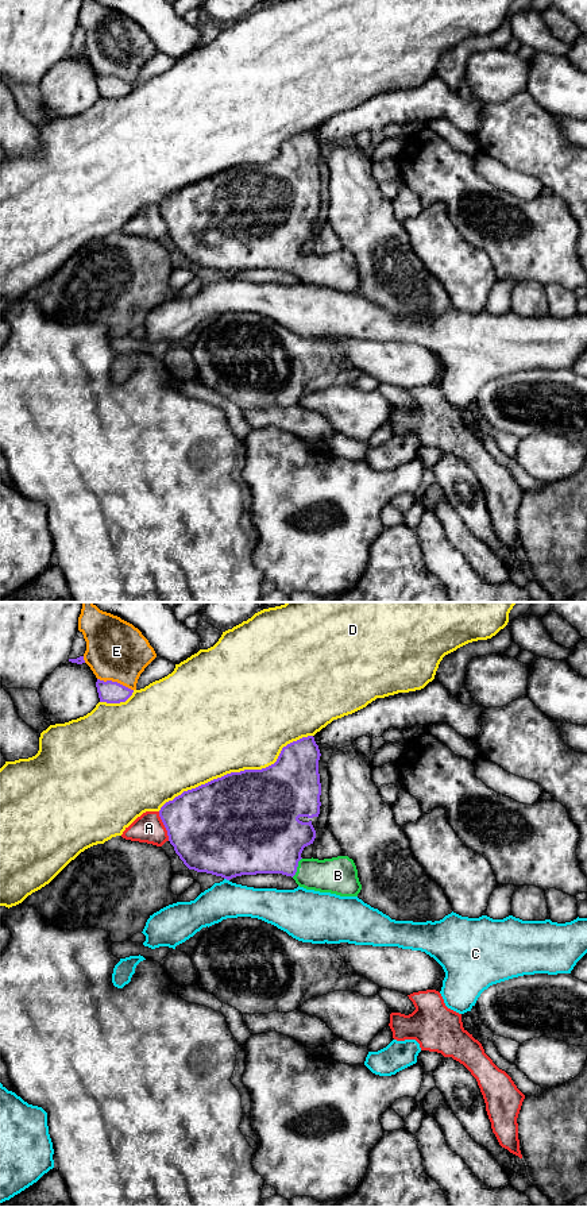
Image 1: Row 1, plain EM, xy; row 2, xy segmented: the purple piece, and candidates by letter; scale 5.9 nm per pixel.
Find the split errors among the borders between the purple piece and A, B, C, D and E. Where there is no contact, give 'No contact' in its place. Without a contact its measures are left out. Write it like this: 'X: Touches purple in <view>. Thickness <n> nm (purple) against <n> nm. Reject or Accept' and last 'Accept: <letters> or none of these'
A: Touches purple in xy. Thickness 480 nm (purple) against 180 nm. Reject
B: Touches purple in xy. Thickness 440 nm (purple) against 220 nm. Accept
C: Touches purple in xy. Thickness 480 nm (purple) against 220 nm. Reject
D: Touches purple in xy. Thickness 500 nm (purple) against 480 nm. Reject
E: Touches purple in xy. Thickness 130 nm (purple) against 360 nm. Reject
Accept: B

